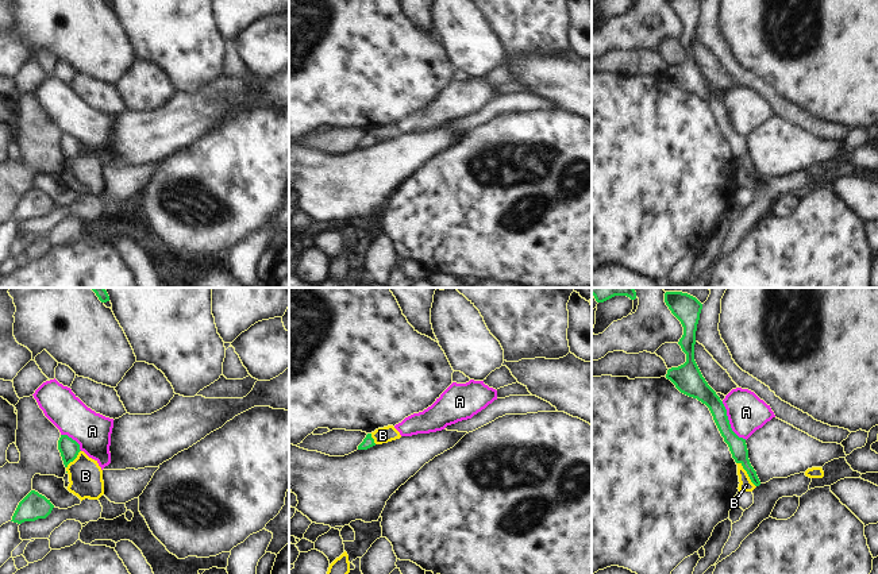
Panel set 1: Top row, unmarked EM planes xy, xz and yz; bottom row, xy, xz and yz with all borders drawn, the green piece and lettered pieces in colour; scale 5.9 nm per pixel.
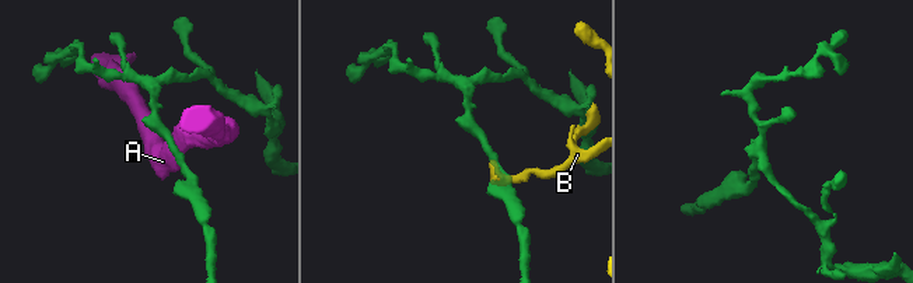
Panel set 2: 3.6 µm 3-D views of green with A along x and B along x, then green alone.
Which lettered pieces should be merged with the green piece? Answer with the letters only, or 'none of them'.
none of them

